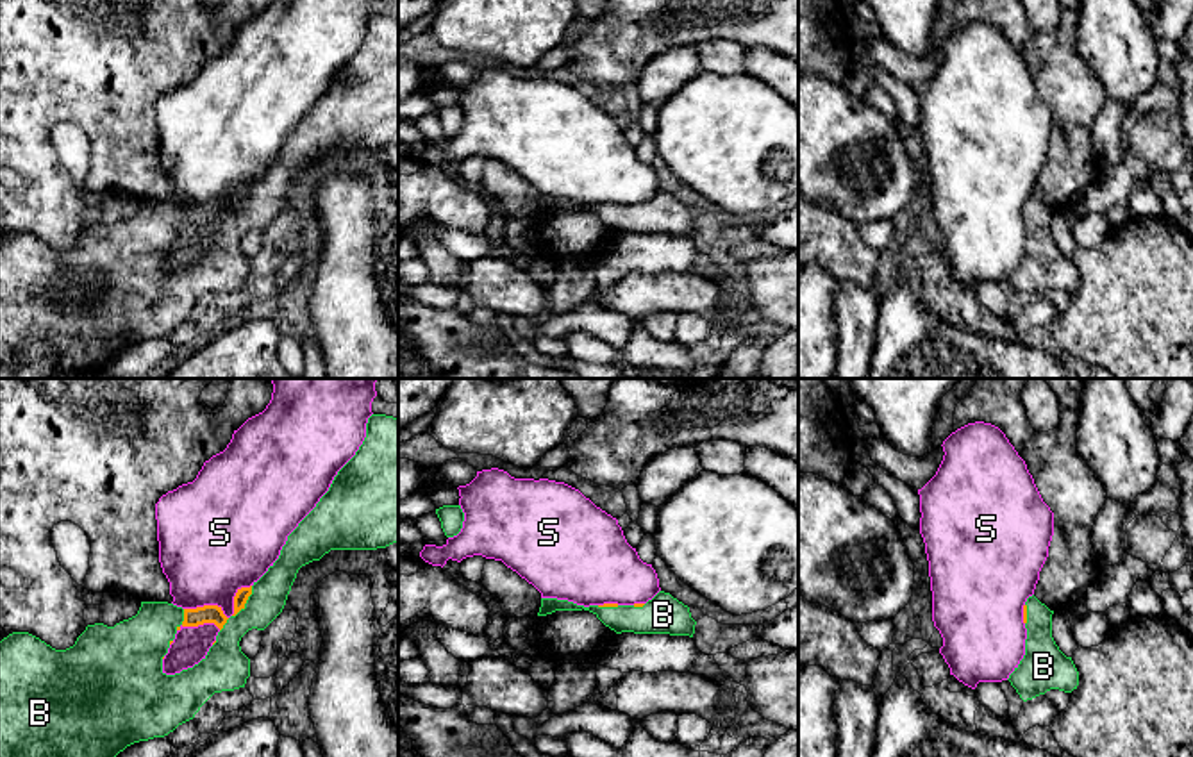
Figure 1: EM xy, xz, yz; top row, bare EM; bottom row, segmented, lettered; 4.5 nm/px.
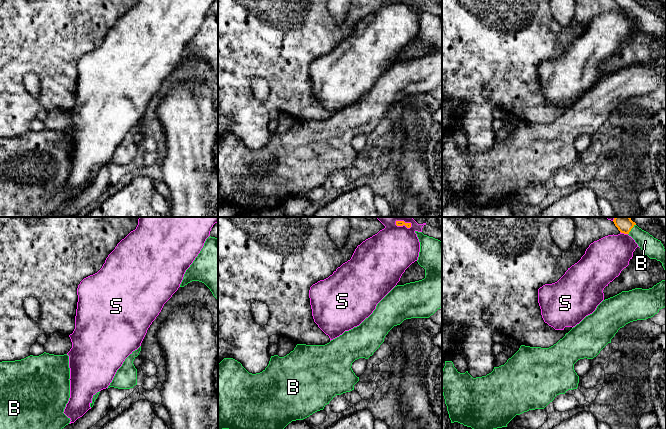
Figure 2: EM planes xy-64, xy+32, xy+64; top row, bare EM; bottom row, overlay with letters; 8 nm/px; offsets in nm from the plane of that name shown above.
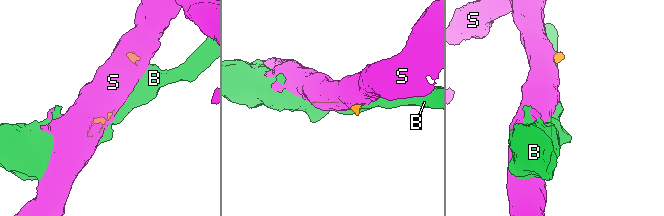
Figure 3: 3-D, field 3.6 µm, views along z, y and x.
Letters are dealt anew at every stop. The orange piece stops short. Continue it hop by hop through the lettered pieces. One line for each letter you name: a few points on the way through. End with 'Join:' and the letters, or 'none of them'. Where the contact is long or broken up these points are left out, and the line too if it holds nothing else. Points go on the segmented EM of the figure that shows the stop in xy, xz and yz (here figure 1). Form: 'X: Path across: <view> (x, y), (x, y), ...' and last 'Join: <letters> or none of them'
Join: B

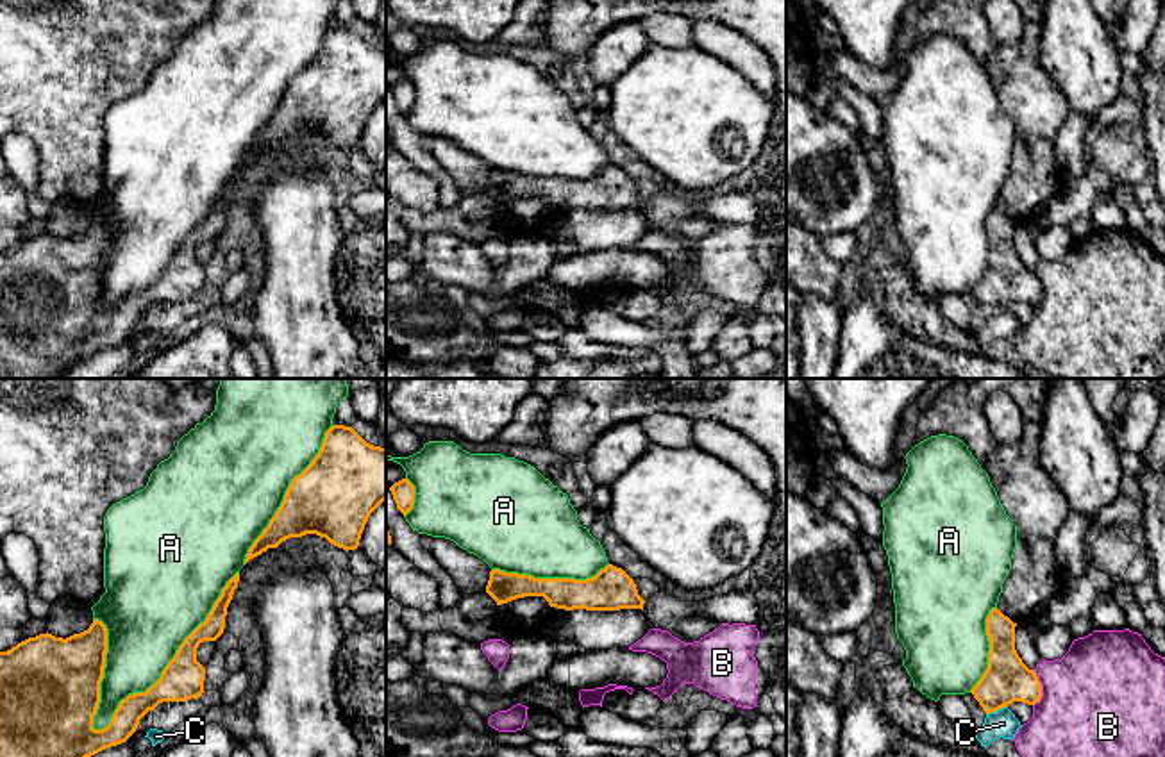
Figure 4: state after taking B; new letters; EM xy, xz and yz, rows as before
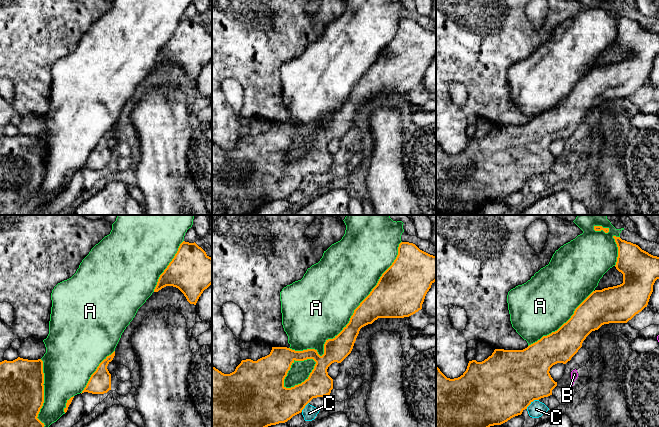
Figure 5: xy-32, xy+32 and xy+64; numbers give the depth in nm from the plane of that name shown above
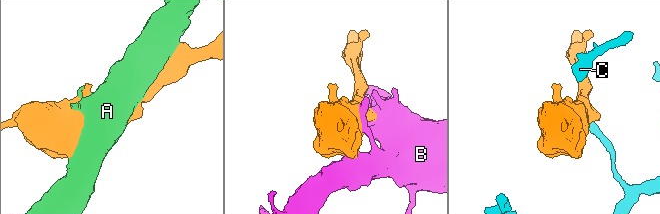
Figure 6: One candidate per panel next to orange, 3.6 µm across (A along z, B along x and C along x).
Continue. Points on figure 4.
Join: none of them

